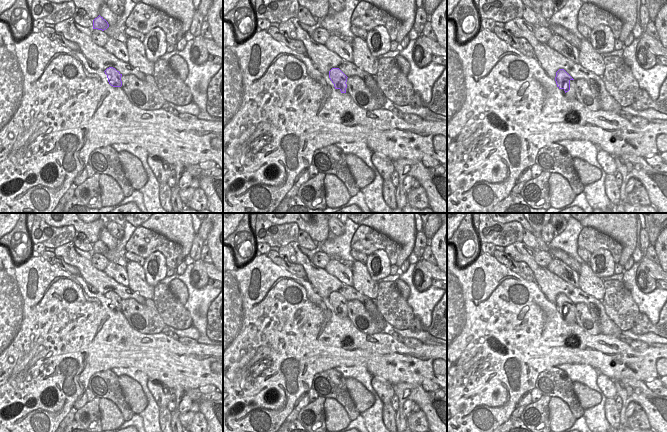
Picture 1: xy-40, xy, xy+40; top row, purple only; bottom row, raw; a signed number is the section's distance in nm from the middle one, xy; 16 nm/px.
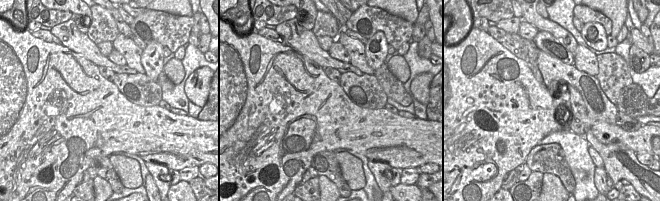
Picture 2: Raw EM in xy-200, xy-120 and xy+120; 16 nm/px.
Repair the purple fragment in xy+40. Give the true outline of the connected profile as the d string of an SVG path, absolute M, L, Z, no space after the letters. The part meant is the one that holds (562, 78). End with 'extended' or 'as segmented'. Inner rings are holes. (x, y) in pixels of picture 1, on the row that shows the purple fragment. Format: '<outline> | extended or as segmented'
M559 69L556 72L555 81L557 87L565 91L566 98L576 98L575 80L564 69Z | extended

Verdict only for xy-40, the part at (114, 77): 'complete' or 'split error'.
complete

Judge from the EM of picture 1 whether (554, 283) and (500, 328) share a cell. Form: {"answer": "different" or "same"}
{"answer": "different"}

